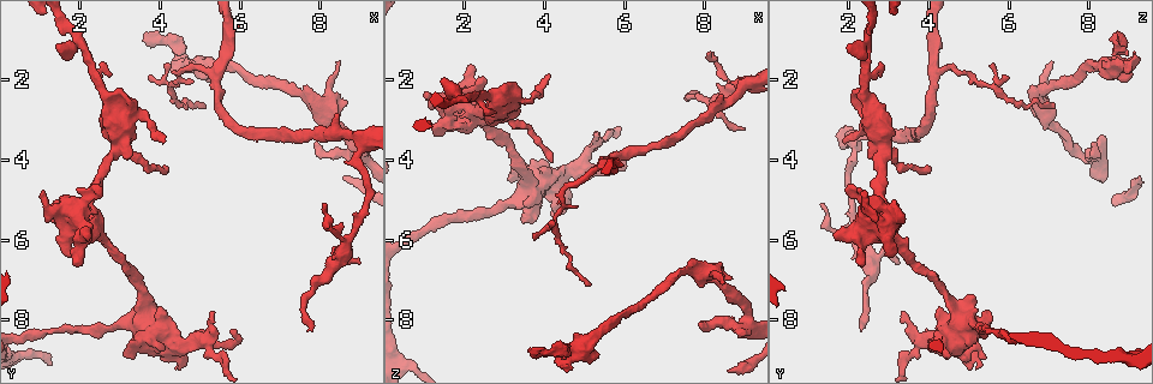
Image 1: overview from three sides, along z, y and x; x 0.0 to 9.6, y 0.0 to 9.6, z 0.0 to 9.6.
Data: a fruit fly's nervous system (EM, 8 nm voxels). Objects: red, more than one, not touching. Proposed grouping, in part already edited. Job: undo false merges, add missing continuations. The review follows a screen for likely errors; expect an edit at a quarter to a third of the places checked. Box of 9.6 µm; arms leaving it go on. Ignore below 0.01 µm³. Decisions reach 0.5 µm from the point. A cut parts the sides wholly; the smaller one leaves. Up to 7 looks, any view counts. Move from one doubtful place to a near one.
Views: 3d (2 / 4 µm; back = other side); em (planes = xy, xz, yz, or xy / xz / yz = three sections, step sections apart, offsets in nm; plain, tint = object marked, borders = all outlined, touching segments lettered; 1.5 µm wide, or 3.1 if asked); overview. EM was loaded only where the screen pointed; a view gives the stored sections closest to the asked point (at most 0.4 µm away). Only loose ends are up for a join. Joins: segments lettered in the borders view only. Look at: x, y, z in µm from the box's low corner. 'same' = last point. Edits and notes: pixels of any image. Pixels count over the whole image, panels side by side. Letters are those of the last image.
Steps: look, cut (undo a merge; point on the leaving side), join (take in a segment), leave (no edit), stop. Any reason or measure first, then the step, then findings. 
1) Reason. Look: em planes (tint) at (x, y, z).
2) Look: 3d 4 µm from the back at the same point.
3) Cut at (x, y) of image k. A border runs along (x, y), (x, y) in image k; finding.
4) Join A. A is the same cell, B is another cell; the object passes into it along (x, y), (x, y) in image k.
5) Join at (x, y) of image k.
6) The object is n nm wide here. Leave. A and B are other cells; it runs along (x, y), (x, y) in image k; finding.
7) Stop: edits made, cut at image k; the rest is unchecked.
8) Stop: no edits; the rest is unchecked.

Free end. Look: em yz step 4 (borders) at (1.10, 4.70, 2.40).

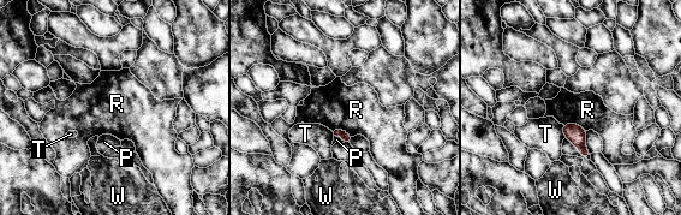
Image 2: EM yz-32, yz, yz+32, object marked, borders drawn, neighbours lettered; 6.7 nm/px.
Look: em planes (borders) at the same point.

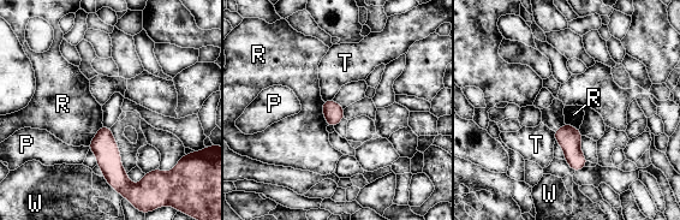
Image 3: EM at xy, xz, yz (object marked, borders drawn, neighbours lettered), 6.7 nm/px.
Leave. P, R, T and W are other cells; a border runs along (322, 101), (322, 114), (328, 125) in image 3; none of them fits.

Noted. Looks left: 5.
Tapers out. Look: 3d 4 µm at (1.50, 1.10, 2.05).

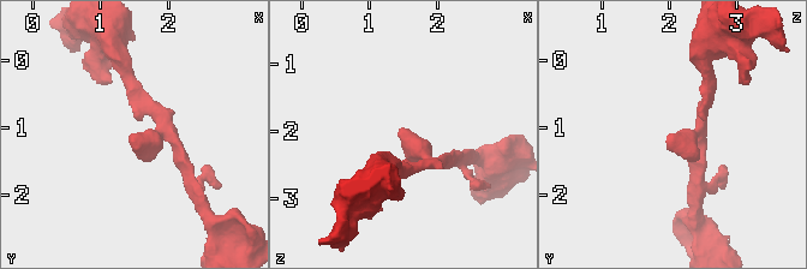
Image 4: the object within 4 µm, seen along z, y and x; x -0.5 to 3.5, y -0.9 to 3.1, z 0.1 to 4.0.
Now the EM. Look: em xz step 8 (tint) at (1.45, 1.05, 2.05).

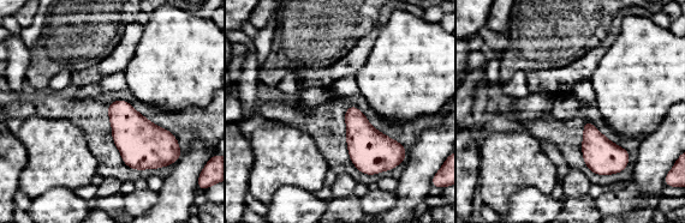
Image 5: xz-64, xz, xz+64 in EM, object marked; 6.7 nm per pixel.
Another direction. Look: em planes (borders) at the same point.

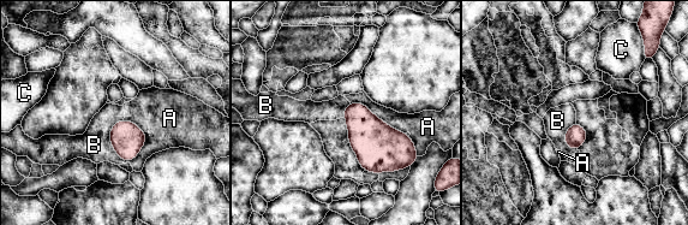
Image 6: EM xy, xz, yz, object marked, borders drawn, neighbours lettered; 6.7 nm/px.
The object is 140 nm wide here. Leave. A, B and C are other cells; a border runs along (121, 119), (109, 142), (124, 160) in image 6; none of them fits.

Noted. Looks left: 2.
Stop: no edits; the rest is unchecked.

